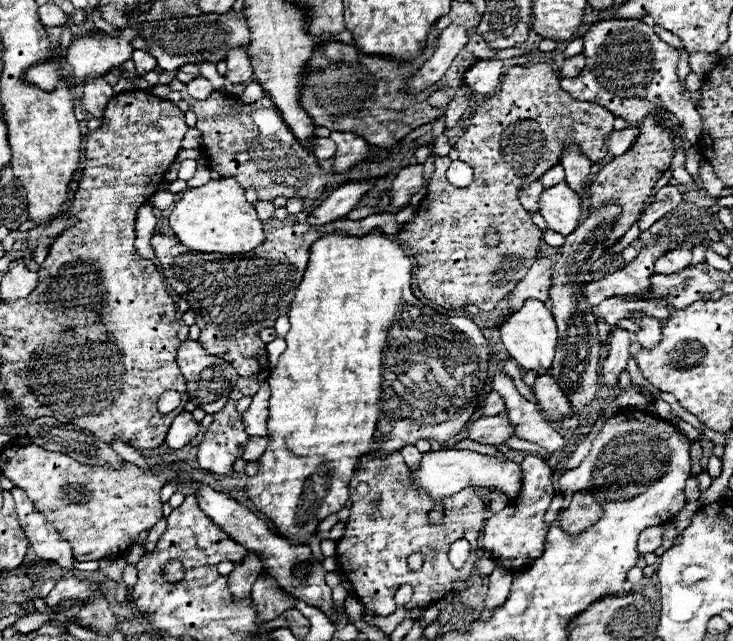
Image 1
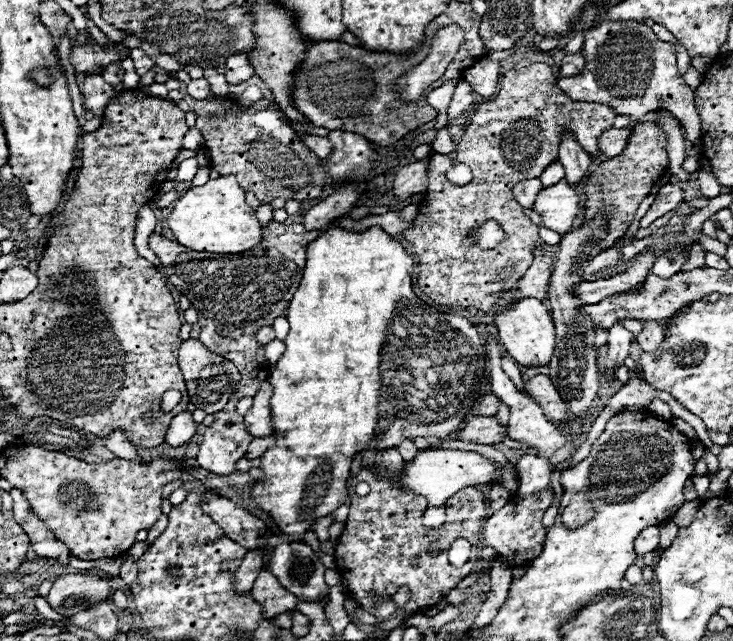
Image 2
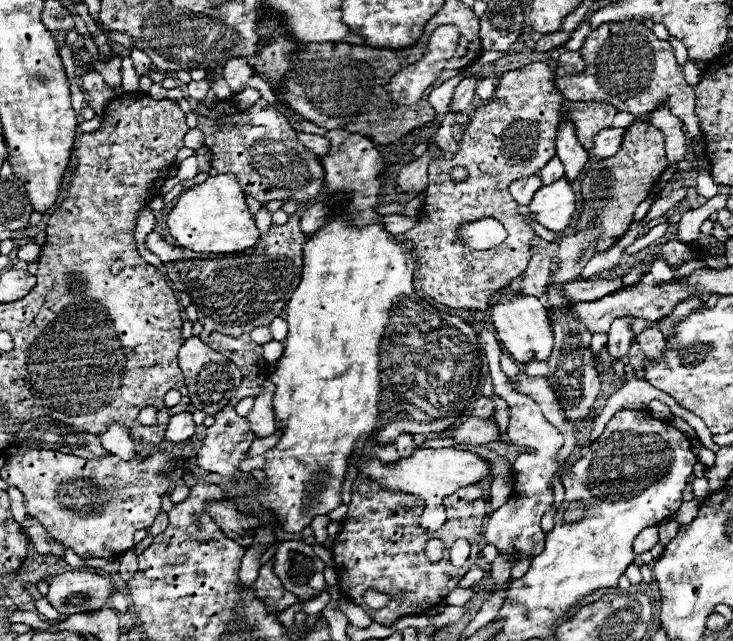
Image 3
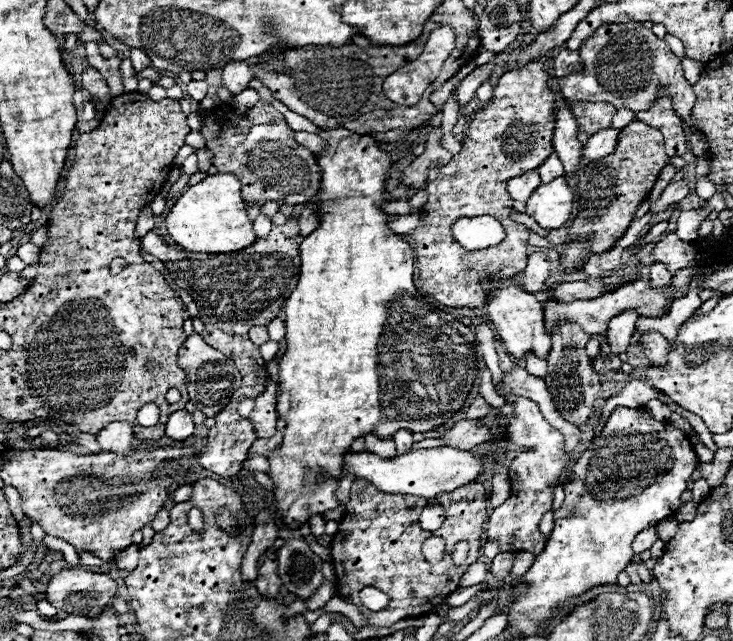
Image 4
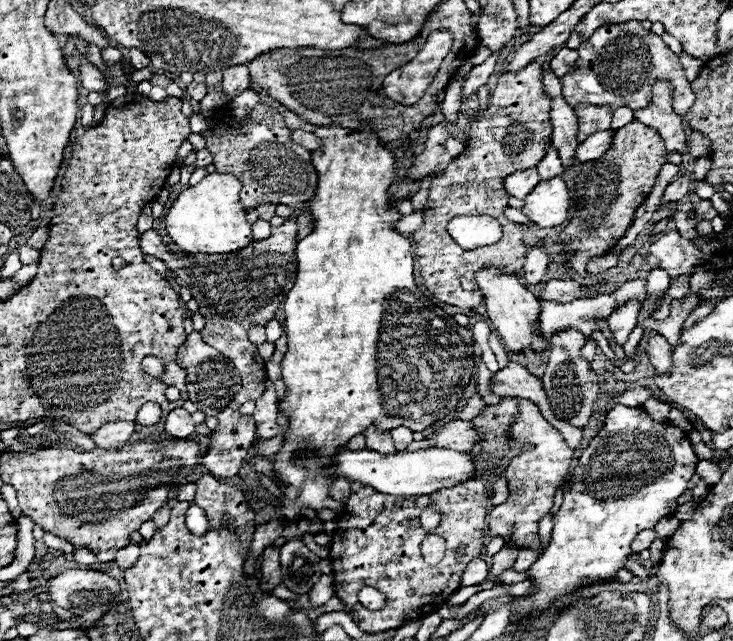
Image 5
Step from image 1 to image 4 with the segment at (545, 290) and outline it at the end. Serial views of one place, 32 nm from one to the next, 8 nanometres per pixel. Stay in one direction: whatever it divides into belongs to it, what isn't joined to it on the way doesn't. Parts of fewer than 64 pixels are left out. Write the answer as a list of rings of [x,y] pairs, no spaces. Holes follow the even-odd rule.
[[[536,252],[528,258],[528,264],[524,268],[524,278],[522,278],[520,286],[530,294],[544,292],[548,276],[550,276],[550,262],[546,260],[544,254]]]

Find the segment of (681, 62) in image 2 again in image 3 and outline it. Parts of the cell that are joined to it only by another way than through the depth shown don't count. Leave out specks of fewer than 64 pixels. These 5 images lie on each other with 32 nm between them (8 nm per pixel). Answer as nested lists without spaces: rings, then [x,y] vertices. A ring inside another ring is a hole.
[[[674,37],[670,38],[668,42],[674,48],[674,53],[677,58],[678,64],[683,67],[685,62],[688,61],[687,49],[680,40]]]

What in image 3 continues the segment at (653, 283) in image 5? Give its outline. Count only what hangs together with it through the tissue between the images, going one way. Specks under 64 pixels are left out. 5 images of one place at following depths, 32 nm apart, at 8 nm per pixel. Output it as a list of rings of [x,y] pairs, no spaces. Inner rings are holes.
[[[654,260],[650,266],[650,272],[654,274],[656,280],[672,280],[674,278],[674,270],[670,268],[670,264],[666,260]]]

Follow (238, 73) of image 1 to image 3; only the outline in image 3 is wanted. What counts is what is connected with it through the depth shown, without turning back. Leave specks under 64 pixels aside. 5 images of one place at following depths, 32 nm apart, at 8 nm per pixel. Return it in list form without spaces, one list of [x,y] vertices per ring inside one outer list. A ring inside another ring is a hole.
[[[238,56],[238,58],[230,58],[224,66],[224,80],[232,90],[238,90],[244,82],[248,82],[254,76],[252,66],[248,64],[246,58]]]

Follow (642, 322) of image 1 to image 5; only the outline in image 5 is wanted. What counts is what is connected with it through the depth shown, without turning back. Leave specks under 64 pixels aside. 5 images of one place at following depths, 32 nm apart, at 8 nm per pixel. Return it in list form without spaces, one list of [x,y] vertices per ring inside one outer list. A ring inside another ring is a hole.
[[[654,334],[654,336],[648,338],[646,356],[650,358],[652,366],[658,372],[668,372],[668,368],[670,368],[670,352],[672,352],[672,346],[666,342],[664,336]]]

